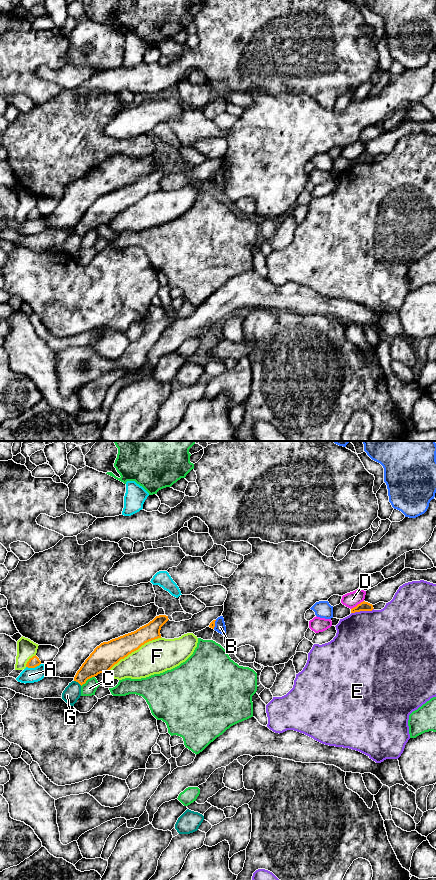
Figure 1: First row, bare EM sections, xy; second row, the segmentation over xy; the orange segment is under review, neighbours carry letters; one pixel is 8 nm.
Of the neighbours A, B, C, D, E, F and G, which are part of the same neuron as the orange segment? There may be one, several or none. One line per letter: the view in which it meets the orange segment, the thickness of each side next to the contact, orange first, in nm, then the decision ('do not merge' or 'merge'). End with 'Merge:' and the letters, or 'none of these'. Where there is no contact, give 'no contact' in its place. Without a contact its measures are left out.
A: meets orange in xy; 90 nm thick on the orange side, 130 nm on the other; do not merge
B: meets orange in xy; 50 nm thick on the orange side, 90 nm on the other; do not merge
C: meets orange in xy; 200 nm thick on the orange side, 110 nm on the other; do not merge
D: meets orange in xy; 80 nm thick on the orange side, 120 nm on the other; do not merge
E: meets orange in xy; 80 nm thick on the orange side, 480 nm on the other; do not merge
F: meets orange in xy; 200 nm thick on the orange side, 280 nm on the other; do not merge
G: meets orange in xy; 190 nm thick on the orange side, 140 nm on the other; do not merge
Merge: none of these

